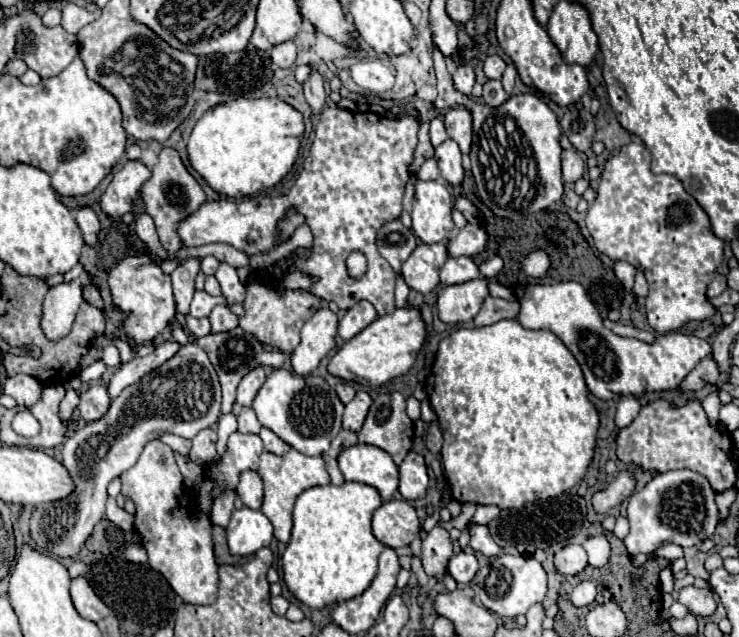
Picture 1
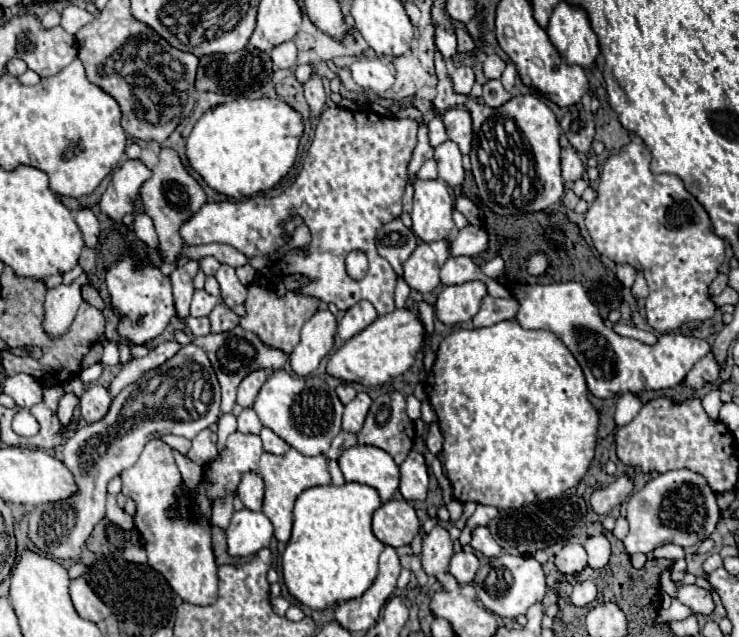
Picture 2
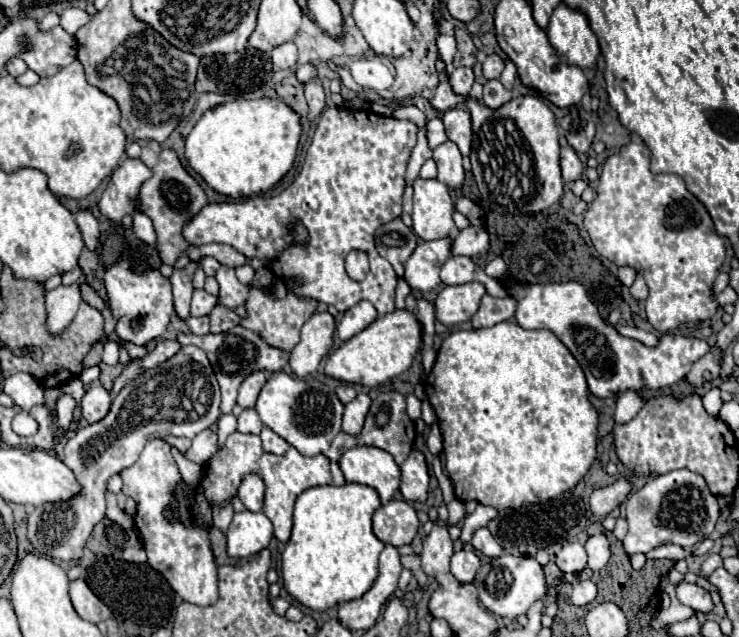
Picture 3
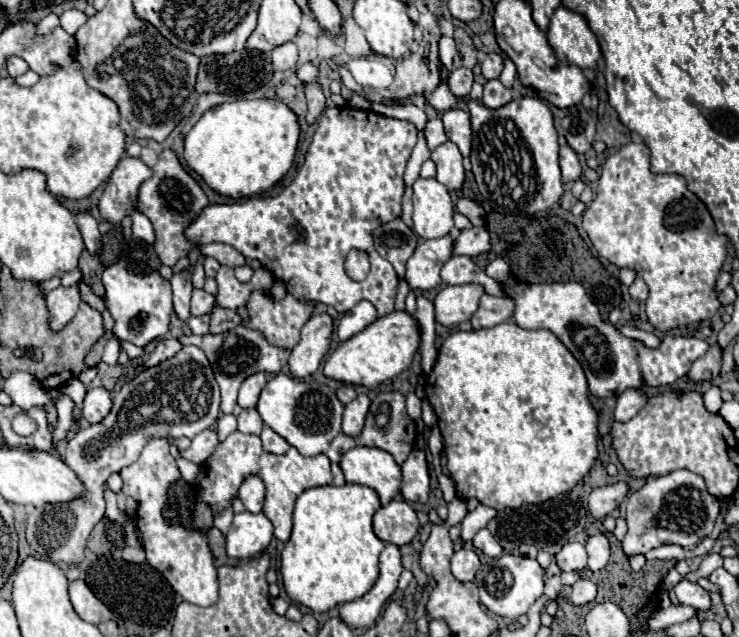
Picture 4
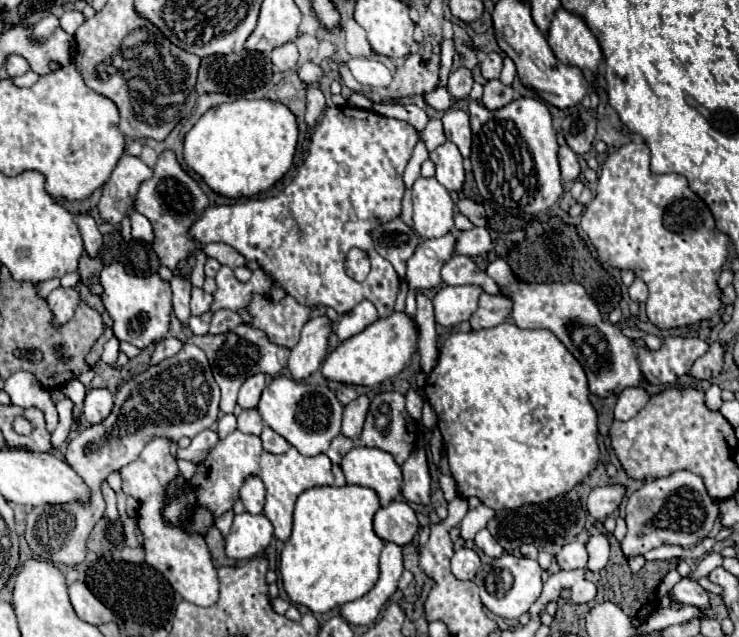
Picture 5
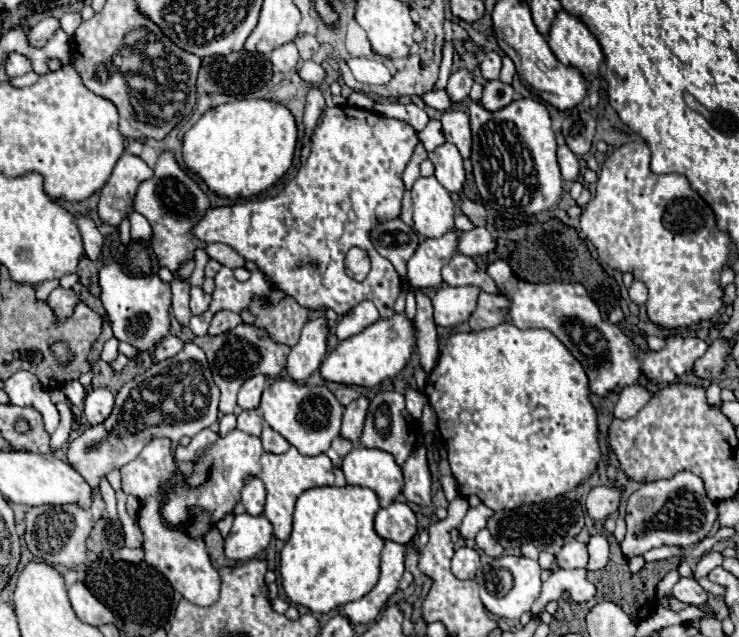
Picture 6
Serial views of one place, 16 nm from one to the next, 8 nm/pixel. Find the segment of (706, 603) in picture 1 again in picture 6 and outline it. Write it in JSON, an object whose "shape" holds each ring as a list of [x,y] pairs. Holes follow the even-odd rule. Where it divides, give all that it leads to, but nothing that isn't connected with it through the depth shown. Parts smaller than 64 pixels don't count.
{"shape":[[[680,578],[672,588],[672,596],[684,604],[694,604],[698,608],[704,608],[708,602],[708,592],[692,578]]]}

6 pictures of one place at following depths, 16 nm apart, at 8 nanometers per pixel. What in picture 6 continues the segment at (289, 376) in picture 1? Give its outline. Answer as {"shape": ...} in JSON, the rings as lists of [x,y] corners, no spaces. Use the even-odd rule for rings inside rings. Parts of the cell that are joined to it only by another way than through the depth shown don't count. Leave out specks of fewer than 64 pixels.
{"shape":[[[274,378],[264,390],[260,408],[264,422],[284,436],[304,456],[318,456],[330,448],[330,442],[340,434],[342,406],[326,386],[312,386],[306,382],[294,382],[290,378]]]}

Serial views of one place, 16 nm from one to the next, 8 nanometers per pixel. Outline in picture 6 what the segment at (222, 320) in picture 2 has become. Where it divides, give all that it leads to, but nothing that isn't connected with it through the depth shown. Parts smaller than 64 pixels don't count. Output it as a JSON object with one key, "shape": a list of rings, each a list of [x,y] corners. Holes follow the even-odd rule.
{"shape":[[[216,312],[216,316],[214,316],[212,322],[210,322],[208,334],[212,334],[212,336],[224,334],[224,332],[236,328],[238,324],[242,324],[240,314],[236,314],[236,312]]]}

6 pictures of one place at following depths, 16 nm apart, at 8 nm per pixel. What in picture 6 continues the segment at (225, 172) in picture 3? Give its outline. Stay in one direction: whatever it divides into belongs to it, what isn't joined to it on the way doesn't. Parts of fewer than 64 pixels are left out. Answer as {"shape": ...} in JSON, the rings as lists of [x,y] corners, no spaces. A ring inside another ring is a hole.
{"shape":[[[236,100],[210,108],[184,134],[182,158],[212,192],[240,200],[264,192],[286,174],[294,160],[296,142],[296,118],[284,104],[272,100]]]}

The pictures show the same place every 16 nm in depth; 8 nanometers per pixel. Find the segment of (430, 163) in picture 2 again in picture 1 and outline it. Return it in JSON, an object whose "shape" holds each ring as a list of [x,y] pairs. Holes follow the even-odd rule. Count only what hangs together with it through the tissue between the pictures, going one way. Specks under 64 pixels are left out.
{"shape":[[[434,158],[426,160],[420,170],[418,170],[418,178],[420,180],[440,180],[440,170],[438,170],[438,164]]]}

